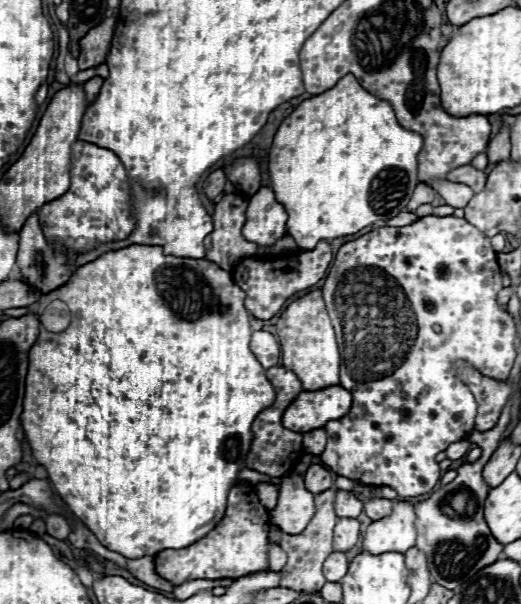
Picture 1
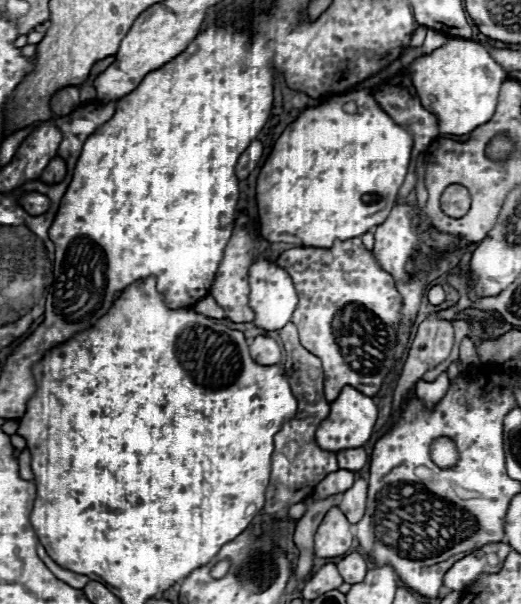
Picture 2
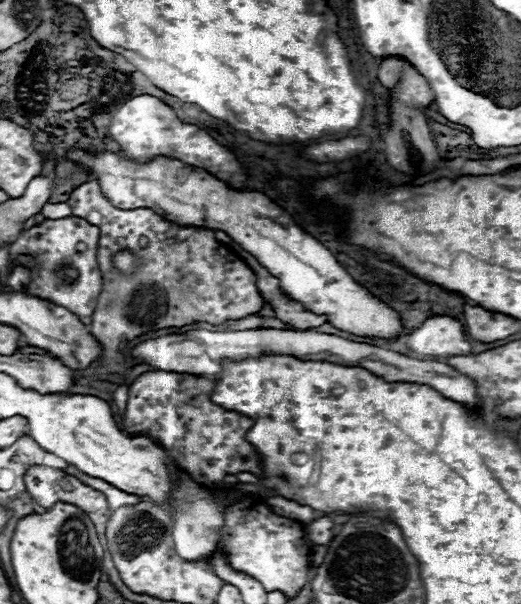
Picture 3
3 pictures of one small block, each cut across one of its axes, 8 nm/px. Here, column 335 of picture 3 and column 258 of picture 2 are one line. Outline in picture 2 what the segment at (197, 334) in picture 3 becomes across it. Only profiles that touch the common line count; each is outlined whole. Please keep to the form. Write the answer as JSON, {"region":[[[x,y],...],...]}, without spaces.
{"region":[[[256,336],[254,342],[250,344],[250,356],[264,366],[272,366],[280,362],[280,346],[276,340],[268,338],[268,336]]]}

